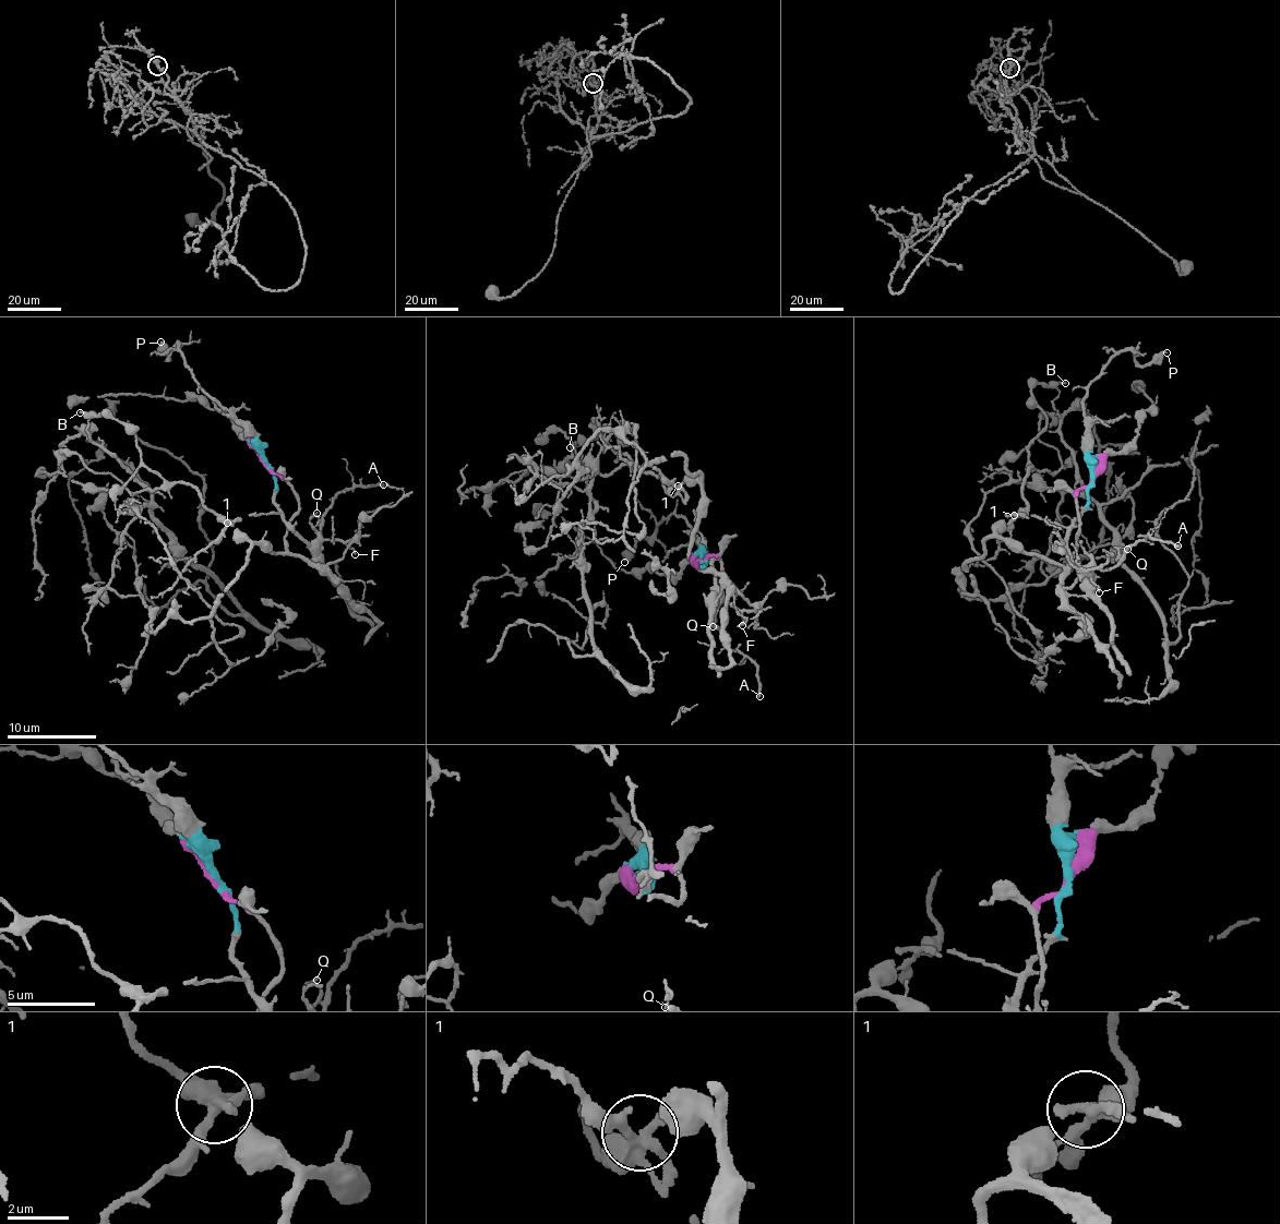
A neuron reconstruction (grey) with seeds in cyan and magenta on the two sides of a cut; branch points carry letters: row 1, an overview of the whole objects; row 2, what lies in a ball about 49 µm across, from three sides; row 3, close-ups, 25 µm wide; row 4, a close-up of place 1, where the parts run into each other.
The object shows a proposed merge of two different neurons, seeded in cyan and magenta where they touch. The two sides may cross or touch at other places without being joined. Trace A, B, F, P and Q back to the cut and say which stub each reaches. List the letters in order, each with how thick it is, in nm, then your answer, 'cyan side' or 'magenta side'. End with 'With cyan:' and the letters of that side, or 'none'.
A: calibre 240 nm; cyan side
B: calibre 180 nm; magenta side
F: calibre 140 nm; cyan side
P: calibre 320 nm; cyan side
Q: calibre 90 nm; cyan side
With cyan: A, F, P, Q

